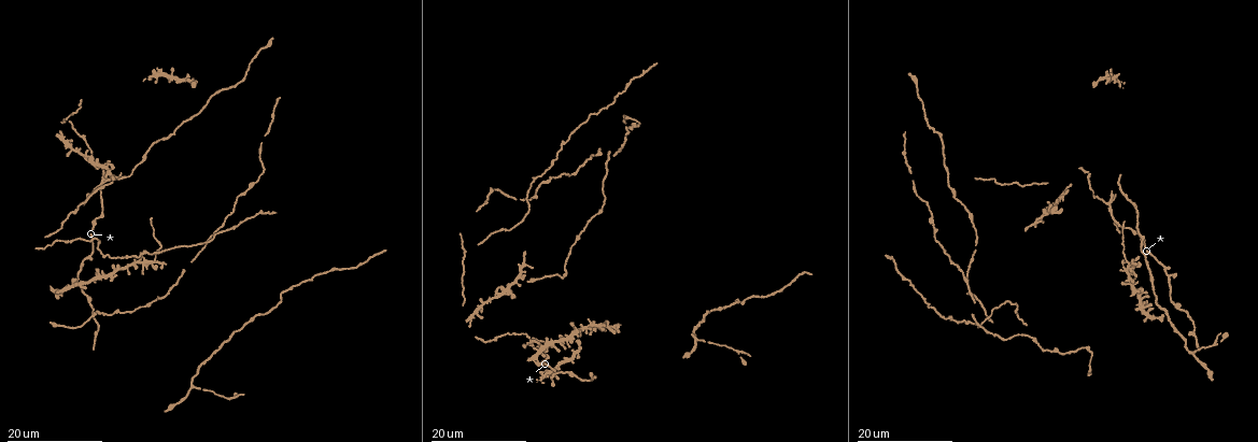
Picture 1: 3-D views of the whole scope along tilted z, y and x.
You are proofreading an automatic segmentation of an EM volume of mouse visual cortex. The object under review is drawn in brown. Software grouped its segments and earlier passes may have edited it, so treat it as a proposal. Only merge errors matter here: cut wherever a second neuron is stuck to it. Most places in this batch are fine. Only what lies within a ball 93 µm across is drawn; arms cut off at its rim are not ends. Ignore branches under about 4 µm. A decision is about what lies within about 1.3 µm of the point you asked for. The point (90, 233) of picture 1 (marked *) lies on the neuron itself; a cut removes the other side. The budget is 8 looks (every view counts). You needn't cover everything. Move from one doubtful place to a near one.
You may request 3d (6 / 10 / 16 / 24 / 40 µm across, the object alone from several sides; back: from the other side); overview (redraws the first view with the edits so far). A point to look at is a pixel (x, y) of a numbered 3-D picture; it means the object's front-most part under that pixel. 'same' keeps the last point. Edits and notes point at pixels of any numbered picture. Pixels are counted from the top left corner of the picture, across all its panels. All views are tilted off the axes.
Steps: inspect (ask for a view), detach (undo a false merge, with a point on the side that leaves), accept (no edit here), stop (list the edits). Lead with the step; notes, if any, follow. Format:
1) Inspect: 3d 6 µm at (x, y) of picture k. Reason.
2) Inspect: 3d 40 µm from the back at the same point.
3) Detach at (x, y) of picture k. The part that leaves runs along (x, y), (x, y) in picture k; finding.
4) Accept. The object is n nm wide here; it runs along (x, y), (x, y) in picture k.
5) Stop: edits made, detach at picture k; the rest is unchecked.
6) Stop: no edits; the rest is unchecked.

Inspect: 3d 24 µm at (97, 217) of picture 1. Thin neck.

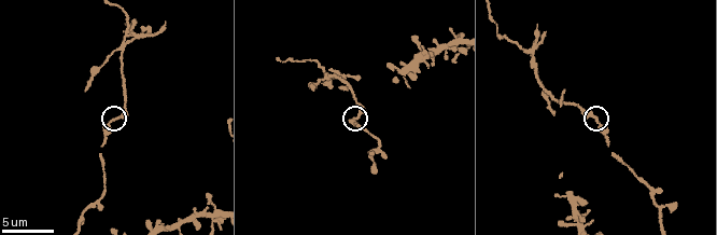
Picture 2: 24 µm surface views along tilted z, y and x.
Inspect: 3d 10 µm at (594, 119) of picture 2. Zoom in.

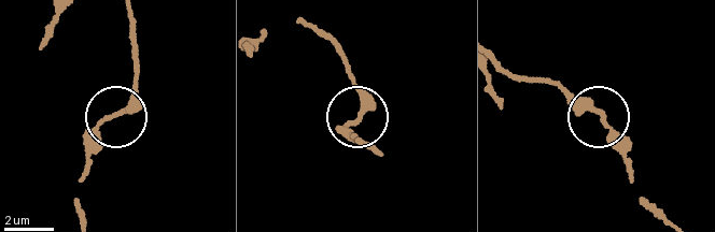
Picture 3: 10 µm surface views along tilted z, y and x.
Accept. All the same neuron.

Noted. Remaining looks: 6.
Inspect: 3d 24 µm at (193, 385) of picture 1. Three-way junction.

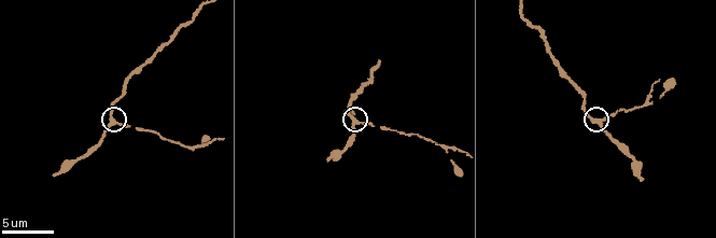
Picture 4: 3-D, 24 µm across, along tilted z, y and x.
Inspect: 3d 10 µm at (116, 122) of picture 4. Closer look.

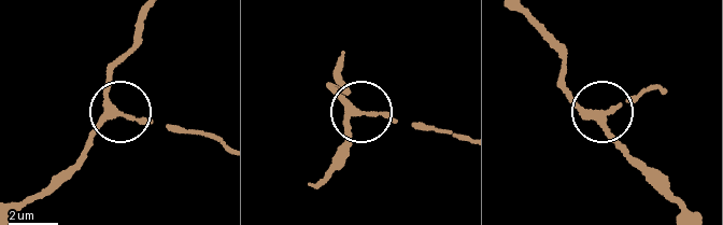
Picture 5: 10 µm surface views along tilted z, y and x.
Accept. The side arm is 14 µm long; all the same neuron.

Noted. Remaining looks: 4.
Inspect: 3d 10 µm at (426, 58) of picture 2. Arms part here.

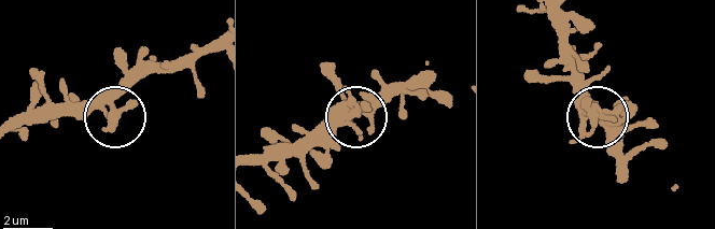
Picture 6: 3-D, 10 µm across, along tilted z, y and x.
Accept. 3 arms meet here; continuous, no second neuron.

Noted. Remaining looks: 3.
Inspect: 3d 24 µm at (153, 260) of picture 1.

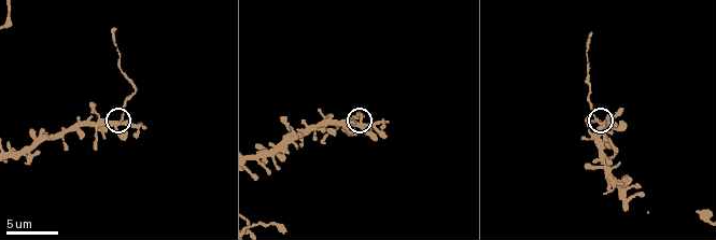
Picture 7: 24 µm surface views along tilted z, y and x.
Inspect: 3d 6 µm at (603, 120) of picture 7.

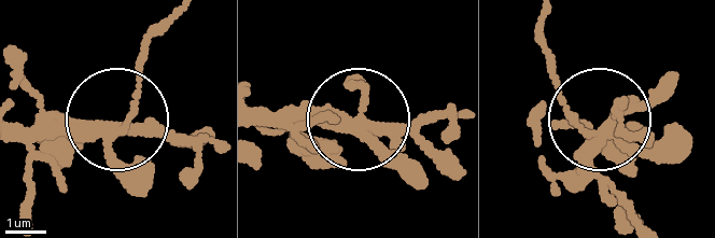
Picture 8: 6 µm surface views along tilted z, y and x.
Detach at (139, 70) of picture 8. The part that leaves runs along (127, 123), (138, 56), (164, 23) in picture 8; two neurons meet here.

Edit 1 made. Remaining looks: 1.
Stop: edits made, detach at picture 8; the rest is unchecked.

